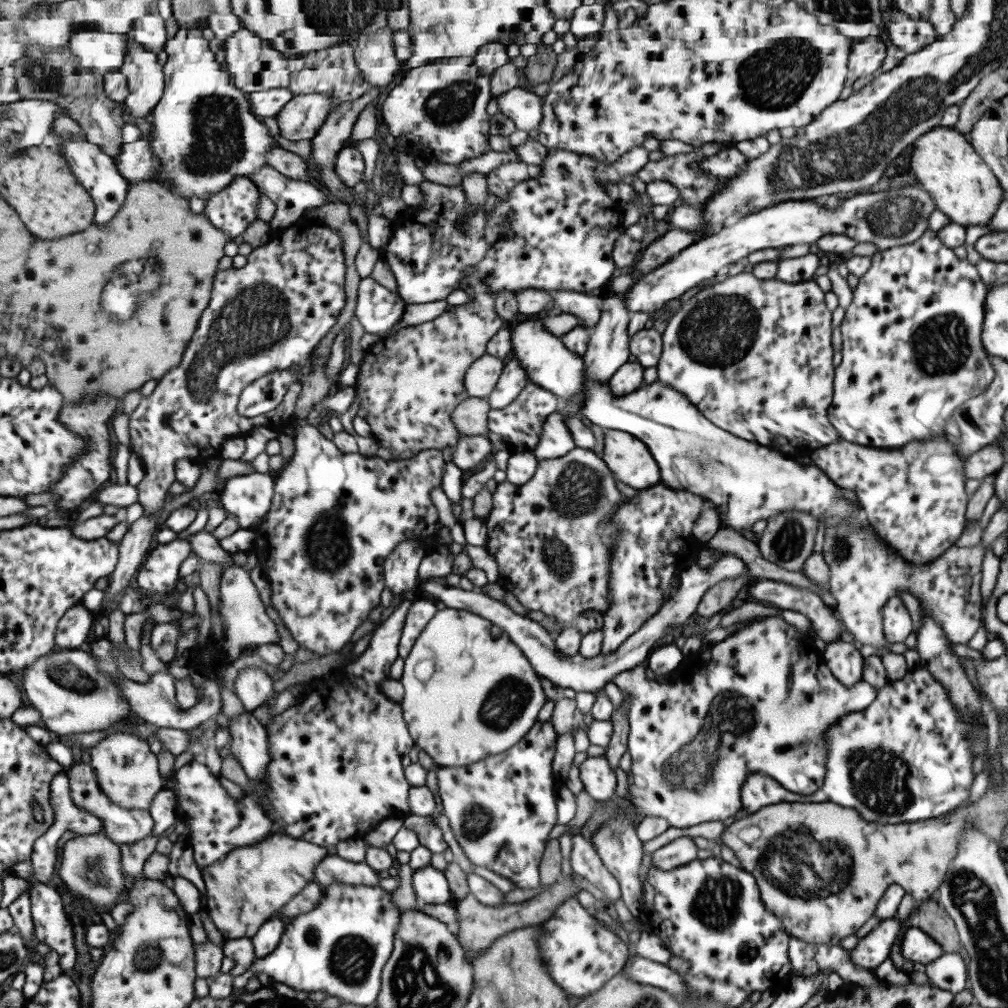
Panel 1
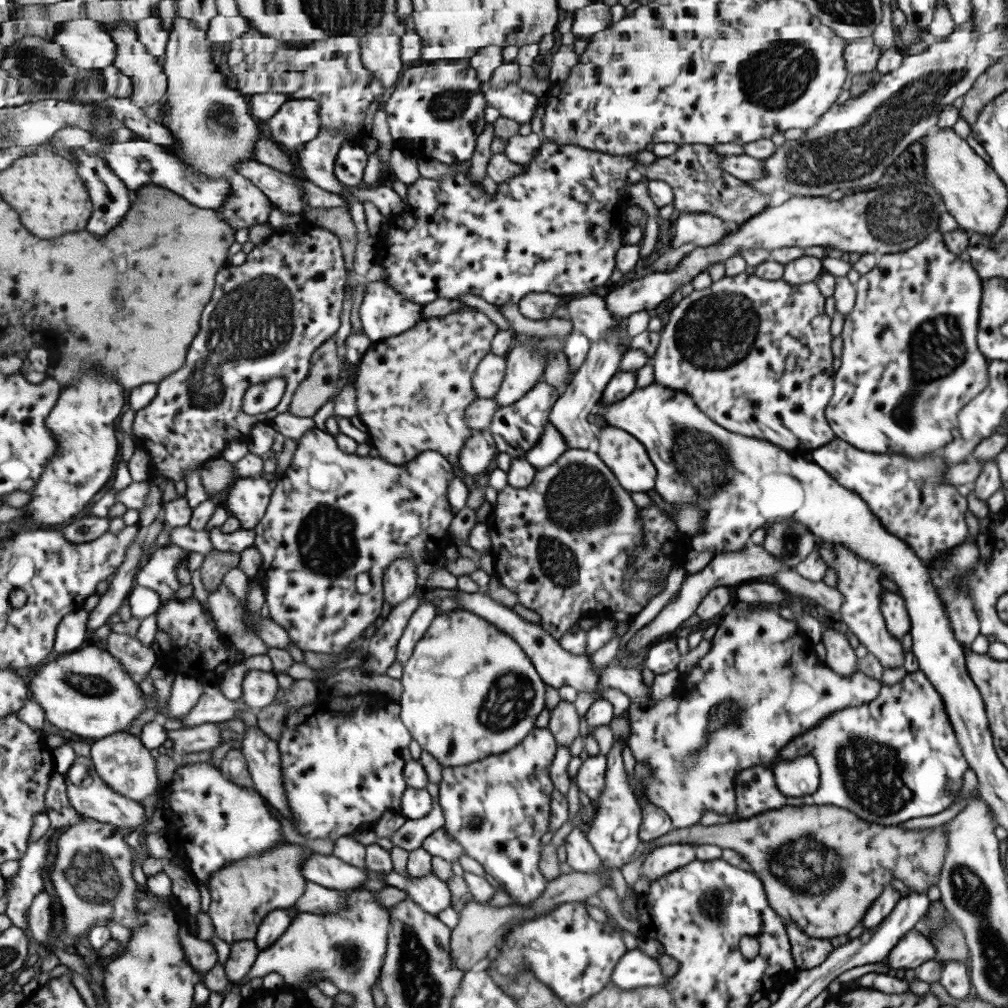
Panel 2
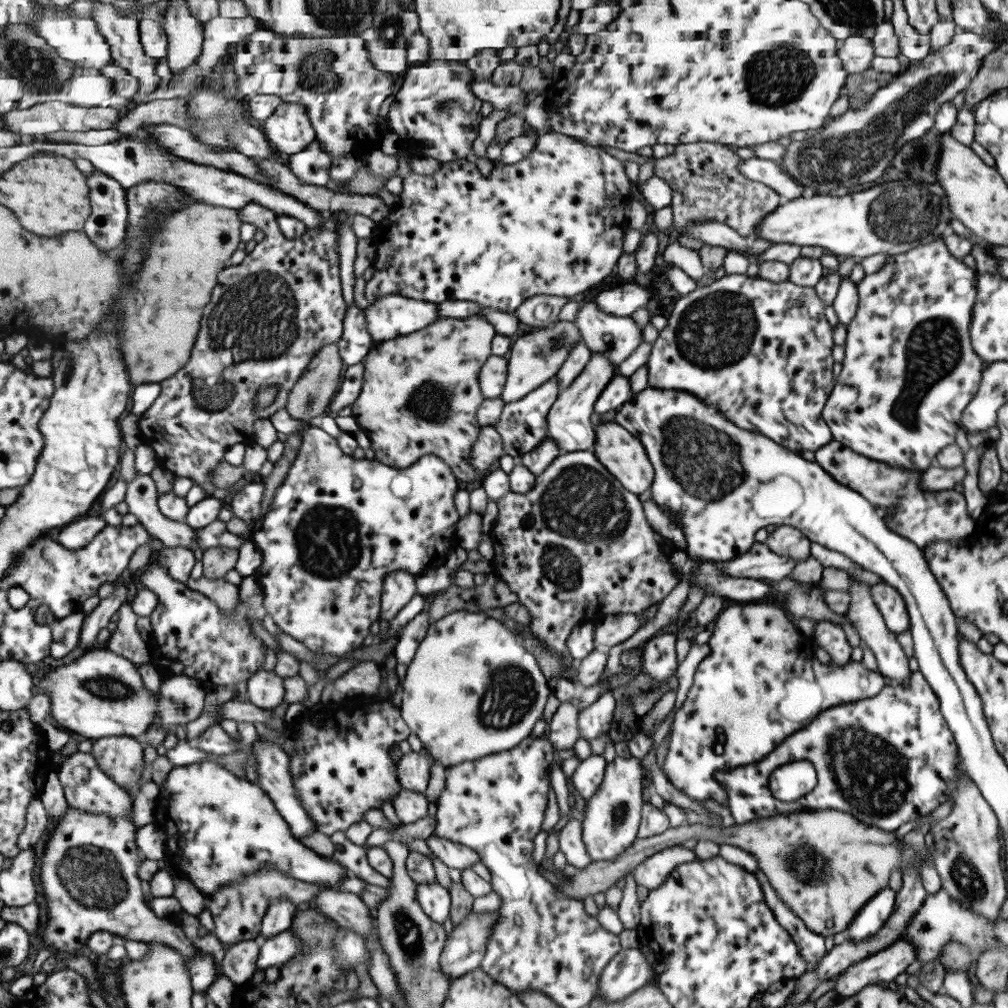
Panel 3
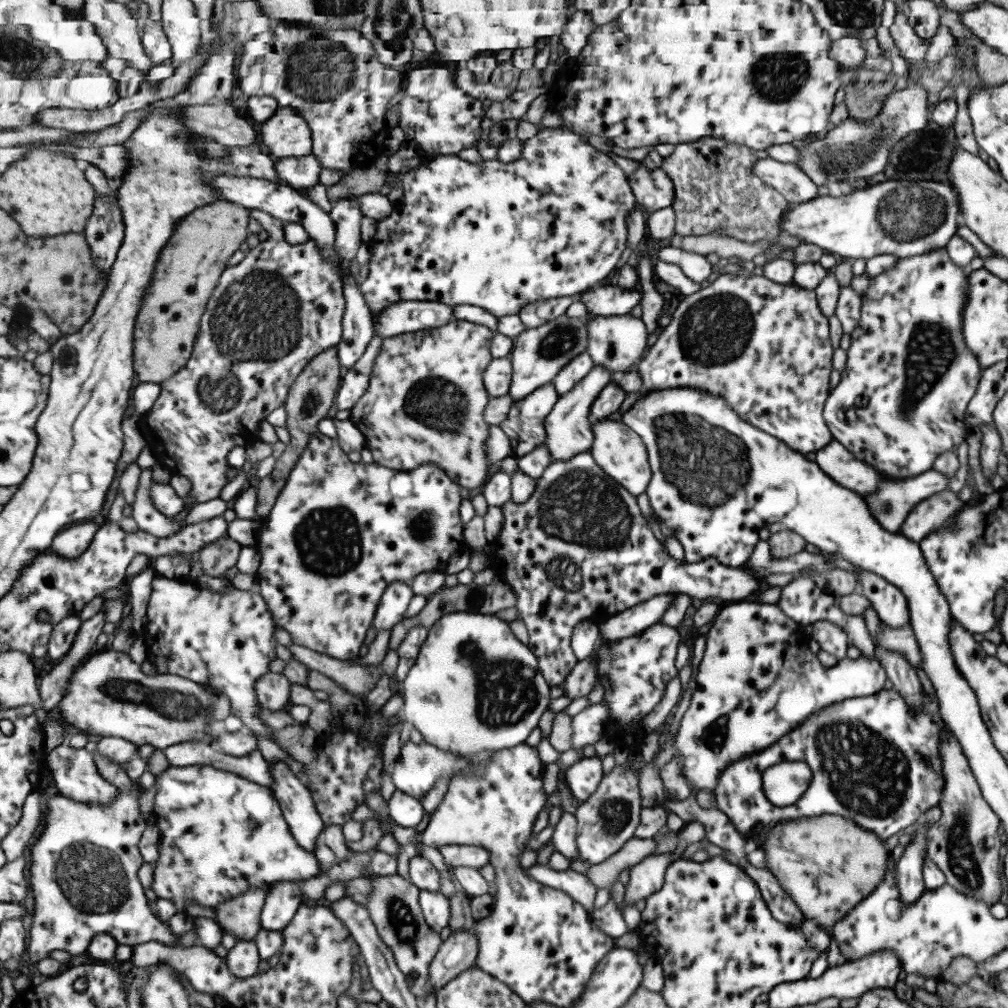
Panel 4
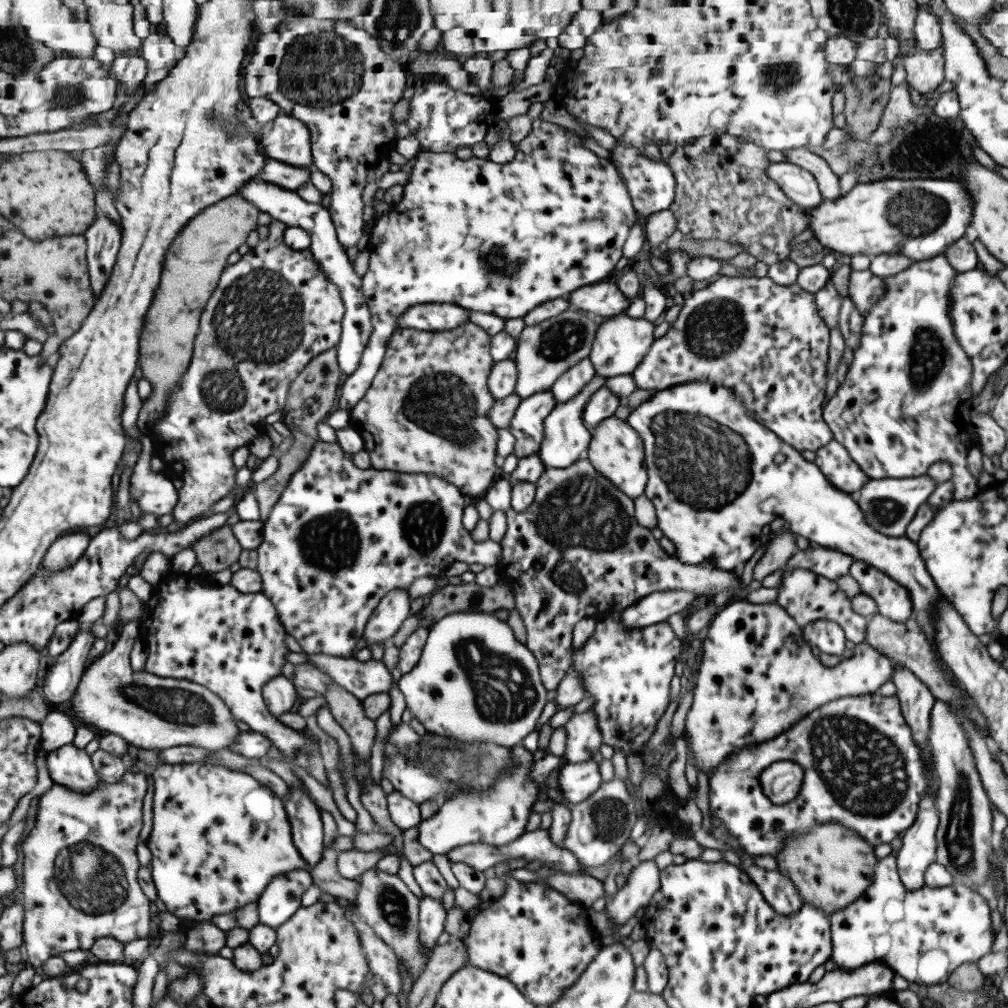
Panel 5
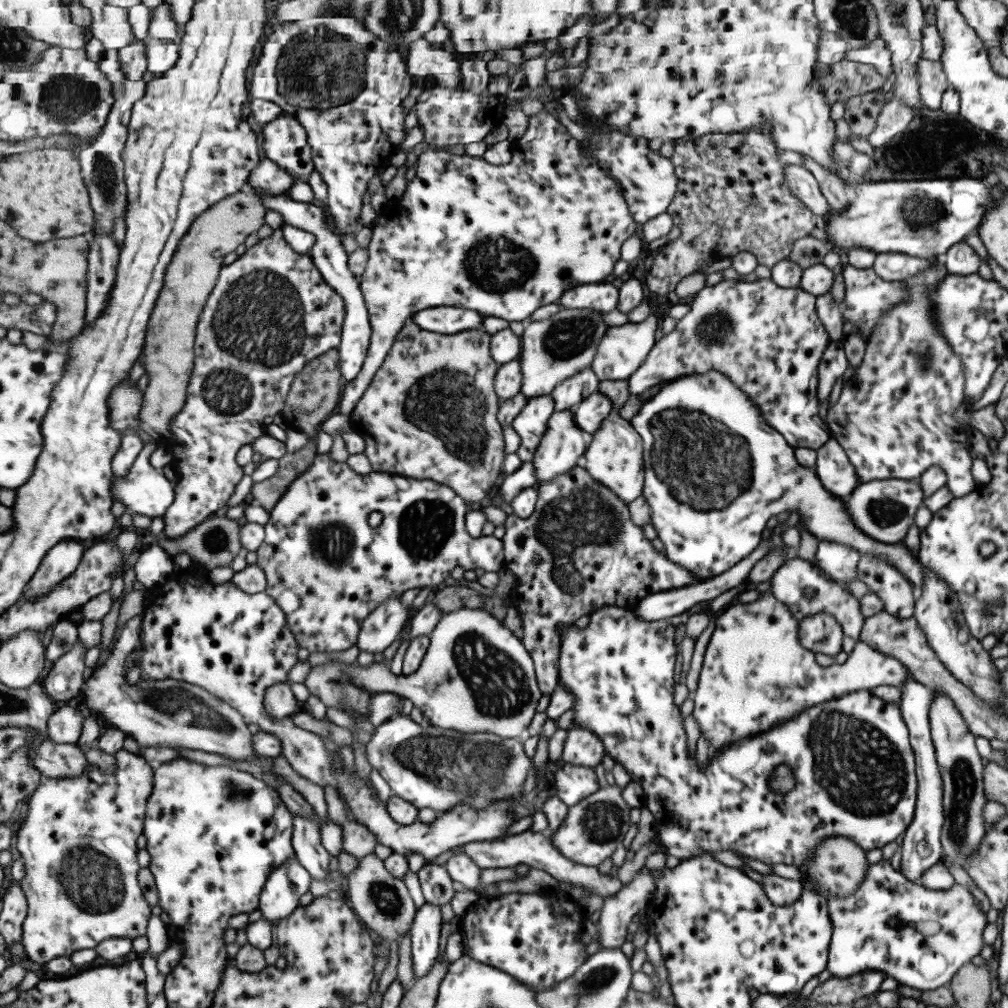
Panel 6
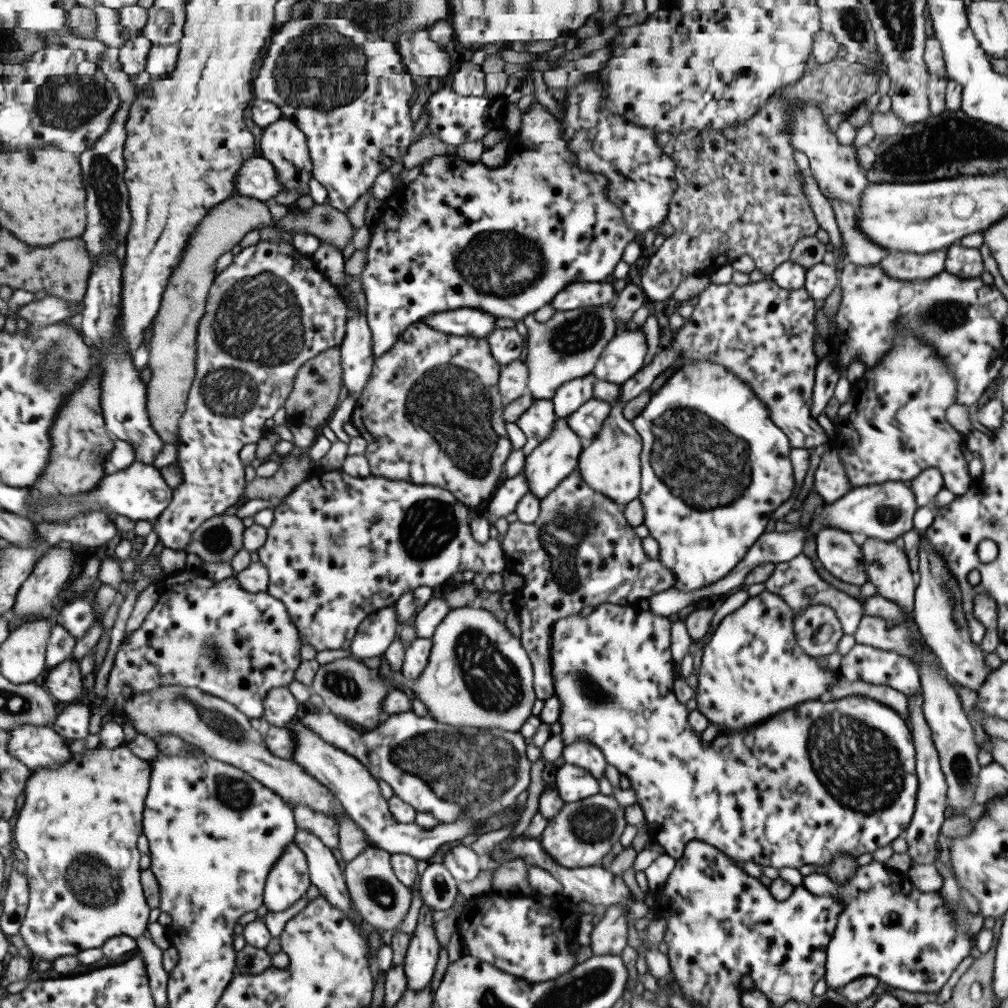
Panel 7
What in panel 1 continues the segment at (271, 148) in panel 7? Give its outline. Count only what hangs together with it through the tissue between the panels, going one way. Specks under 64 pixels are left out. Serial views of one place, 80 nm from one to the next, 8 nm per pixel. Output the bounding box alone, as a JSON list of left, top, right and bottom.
[275,93,333,141]

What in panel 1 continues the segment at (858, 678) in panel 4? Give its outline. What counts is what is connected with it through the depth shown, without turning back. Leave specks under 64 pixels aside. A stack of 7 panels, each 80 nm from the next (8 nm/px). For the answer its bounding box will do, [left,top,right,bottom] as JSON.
[610,616,876,828]

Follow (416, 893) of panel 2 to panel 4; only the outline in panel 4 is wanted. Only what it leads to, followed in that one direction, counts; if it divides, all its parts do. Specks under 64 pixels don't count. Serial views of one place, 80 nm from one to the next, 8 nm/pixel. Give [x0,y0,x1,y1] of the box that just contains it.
[420,890,452,934]

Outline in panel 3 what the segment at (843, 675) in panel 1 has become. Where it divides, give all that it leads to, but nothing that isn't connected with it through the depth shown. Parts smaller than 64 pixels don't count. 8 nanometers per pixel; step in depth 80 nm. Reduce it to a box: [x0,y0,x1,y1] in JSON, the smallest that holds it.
[814,621,851,666]

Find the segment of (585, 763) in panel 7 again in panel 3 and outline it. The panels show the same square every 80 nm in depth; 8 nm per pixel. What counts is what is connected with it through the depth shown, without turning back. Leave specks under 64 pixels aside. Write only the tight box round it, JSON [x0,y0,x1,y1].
[578,690,615,741]

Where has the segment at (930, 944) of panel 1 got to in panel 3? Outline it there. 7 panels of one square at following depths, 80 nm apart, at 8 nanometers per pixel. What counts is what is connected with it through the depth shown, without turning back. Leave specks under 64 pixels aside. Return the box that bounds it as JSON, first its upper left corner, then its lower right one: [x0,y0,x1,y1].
[828,940,915,998]

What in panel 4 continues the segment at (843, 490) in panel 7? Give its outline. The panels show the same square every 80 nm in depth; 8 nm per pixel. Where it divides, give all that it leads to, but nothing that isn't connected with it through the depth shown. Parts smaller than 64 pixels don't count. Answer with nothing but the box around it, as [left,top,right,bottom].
[813,439,886,497]

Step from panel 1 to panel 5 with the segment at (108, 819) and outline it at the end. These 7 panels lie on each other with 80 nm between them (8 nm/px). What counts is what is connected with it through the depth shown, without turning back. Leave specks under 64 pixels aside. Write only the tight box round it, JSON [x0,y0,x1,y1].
[46,743,102,792]

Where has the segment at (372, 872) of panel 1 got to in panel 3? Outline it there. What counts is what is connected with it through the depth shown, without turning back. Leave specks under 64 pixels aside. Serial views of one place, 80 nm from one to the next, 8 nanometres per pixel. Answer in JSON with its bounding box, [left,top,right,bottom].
[157,761,349,900]

